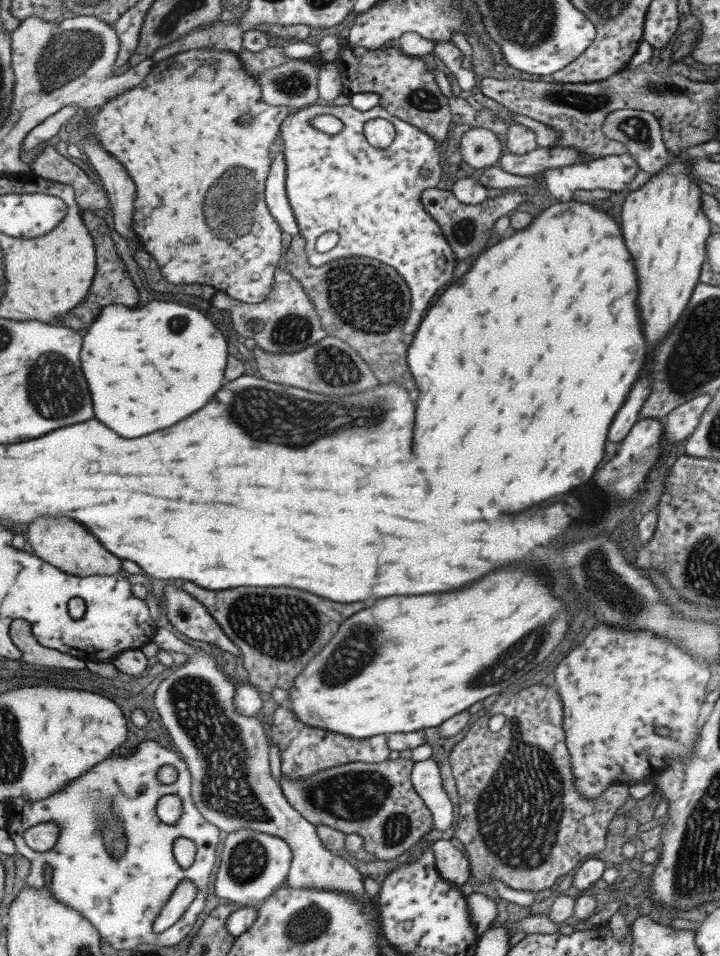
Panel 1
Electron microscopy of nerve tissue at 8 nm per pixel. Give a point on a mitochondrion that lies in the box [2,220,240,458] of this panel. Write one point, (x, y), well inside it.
(51, 368)

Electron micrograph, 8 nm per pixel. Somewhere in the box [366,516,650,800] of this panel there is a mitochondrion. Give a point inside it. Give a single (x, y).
(524, 652)

